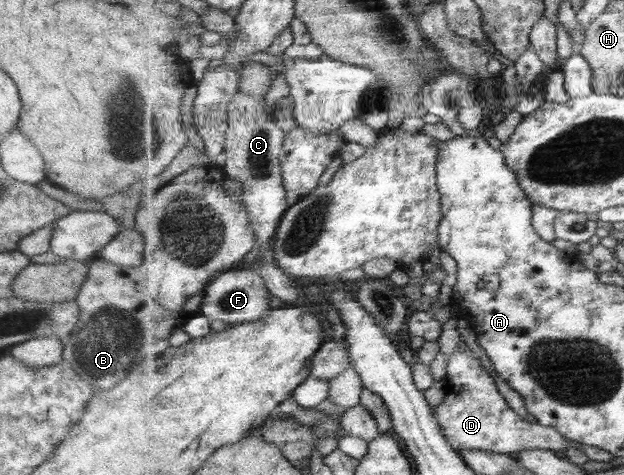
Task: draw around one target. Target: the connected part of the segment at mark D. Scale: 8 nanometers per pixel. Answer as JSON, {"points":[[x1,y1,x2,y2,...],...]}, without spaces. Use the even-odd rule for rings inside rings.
{"points":[[459,350,449,357,447,389,444,400,434,408,435,416,443,427,444,435,452,447,468,451,490,451,513,455,524,450,551,450,564,452,569,449,568,439,556,428,530,423,514,412,502,397,494,379,481,366,480,361]]}

